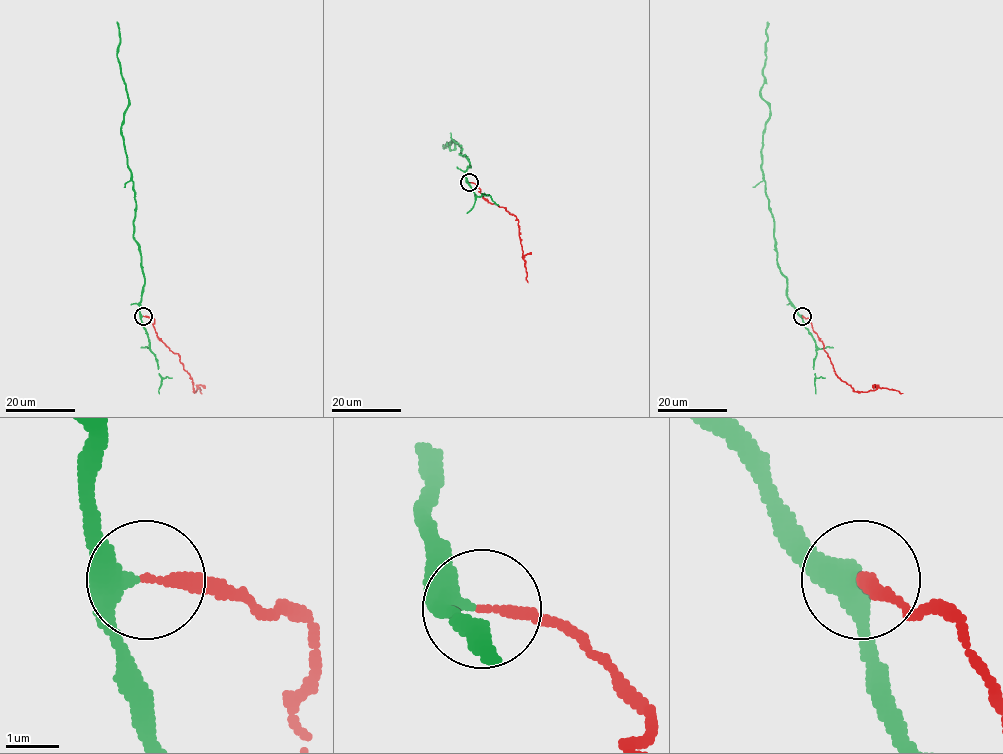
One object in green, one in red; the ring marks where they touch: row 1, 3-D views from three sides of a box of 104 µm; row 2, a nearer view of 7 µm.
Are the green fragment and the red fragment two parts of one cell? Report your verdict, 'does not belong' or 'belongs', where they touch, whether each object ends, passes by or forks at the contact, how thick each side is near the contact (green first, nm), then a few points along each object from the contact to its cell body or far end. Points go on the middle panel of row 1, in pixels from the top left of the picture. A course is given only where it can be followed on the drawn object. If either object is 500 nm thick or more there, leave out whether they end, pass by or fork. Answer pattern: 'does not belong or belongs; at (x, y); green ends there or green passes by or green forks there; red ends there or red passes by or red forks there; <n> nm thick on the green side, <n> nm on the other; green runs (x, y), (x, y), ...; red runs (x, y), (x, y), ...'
belongs; at (469, 182); green passes by; red ends there; 360 nm thick on the green side, 200 nm on the other; green runs (468, 182), (470, 167), (460, 146), (450, 142), (450, 149), (452, 140), (442, 147); red runs (469, 182), (480, 188), (483, 197), (504, 208), (518, 221), (528, 282)

